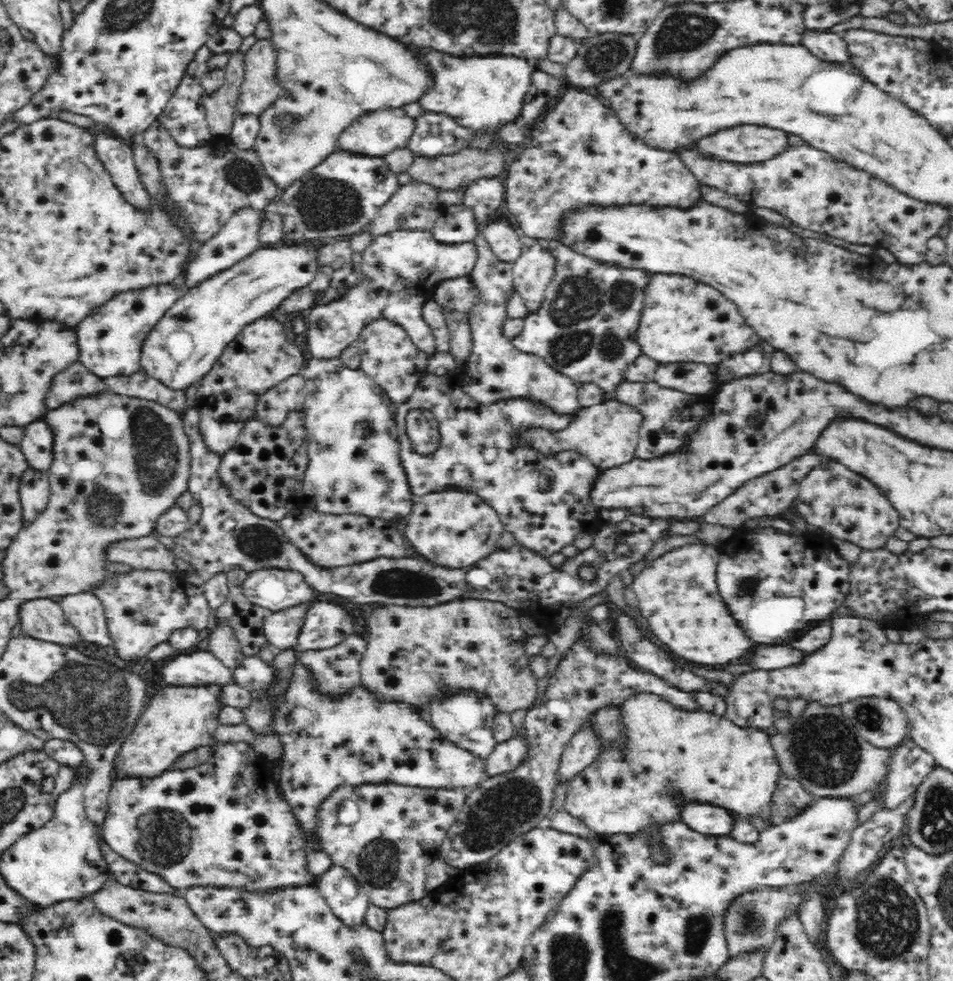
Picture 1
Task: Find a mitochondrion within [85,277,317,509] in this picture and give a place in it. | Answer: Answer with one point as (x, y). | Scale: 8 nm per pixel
(158, 459)

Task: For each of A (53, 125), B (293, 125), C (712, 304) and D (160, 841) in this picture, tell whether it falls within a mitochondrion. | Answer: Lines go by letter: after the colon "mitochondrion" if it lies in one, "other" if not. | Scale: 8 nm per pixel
A: other
B: mitochondrion
C: other
D: mitochondrion

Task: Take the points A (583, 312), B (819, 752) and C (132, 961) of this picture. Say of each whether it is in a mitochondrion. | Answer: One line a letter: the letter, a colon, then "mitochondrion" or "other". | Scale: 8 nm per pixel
A: mitochondrion
B: mitochondrion
C: other

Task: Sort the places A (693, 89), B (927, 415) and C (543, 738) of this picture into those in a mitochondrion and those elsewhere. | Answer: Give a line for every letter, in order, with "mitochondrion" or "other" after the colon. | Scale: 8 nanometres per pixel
A: other
B: other
C: other

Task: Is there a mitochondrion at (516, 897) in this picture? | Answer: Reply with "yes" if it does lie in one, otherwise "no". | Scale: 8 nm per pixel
no

